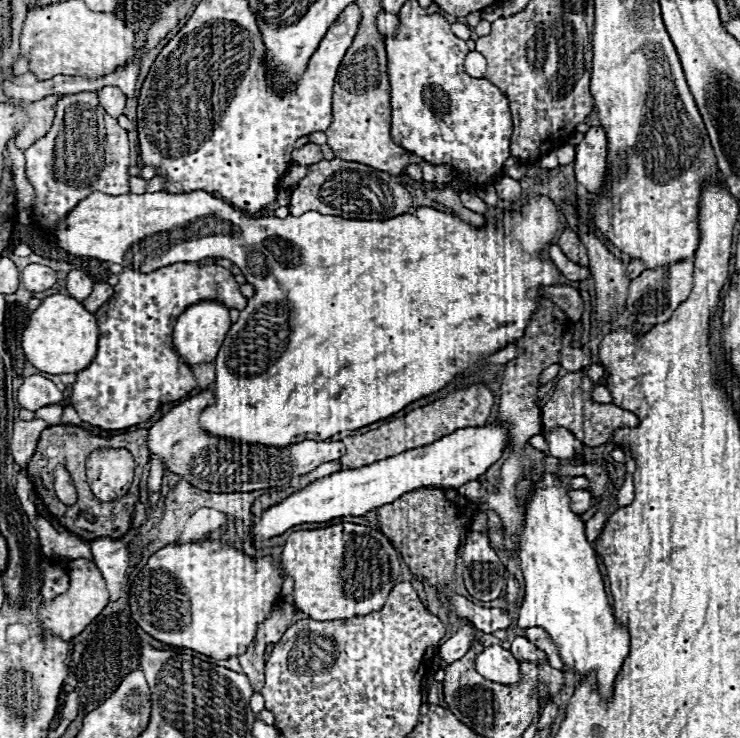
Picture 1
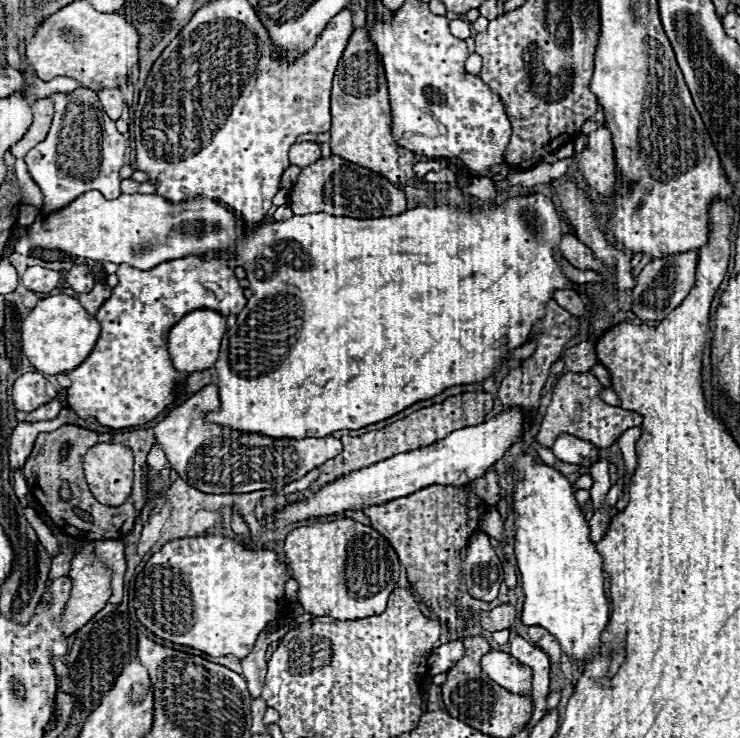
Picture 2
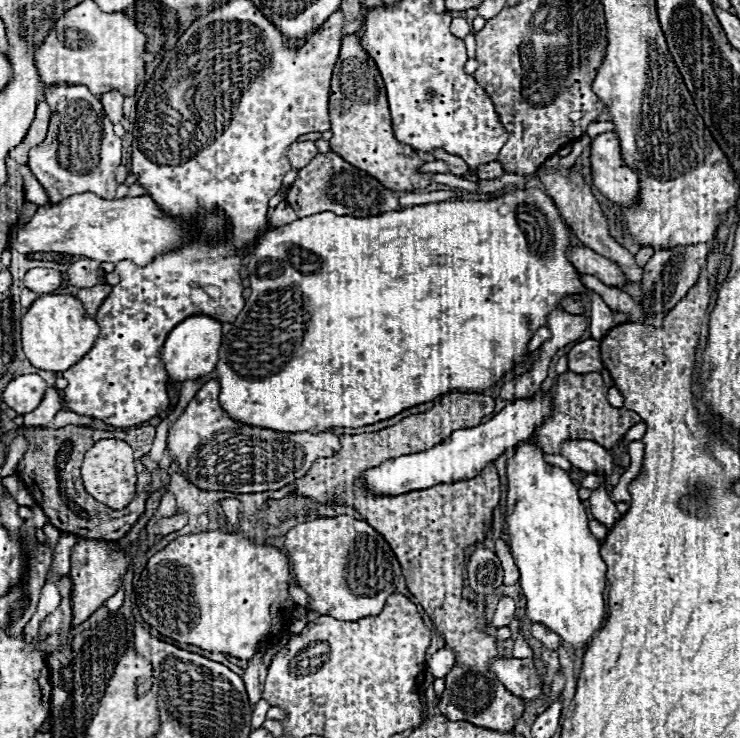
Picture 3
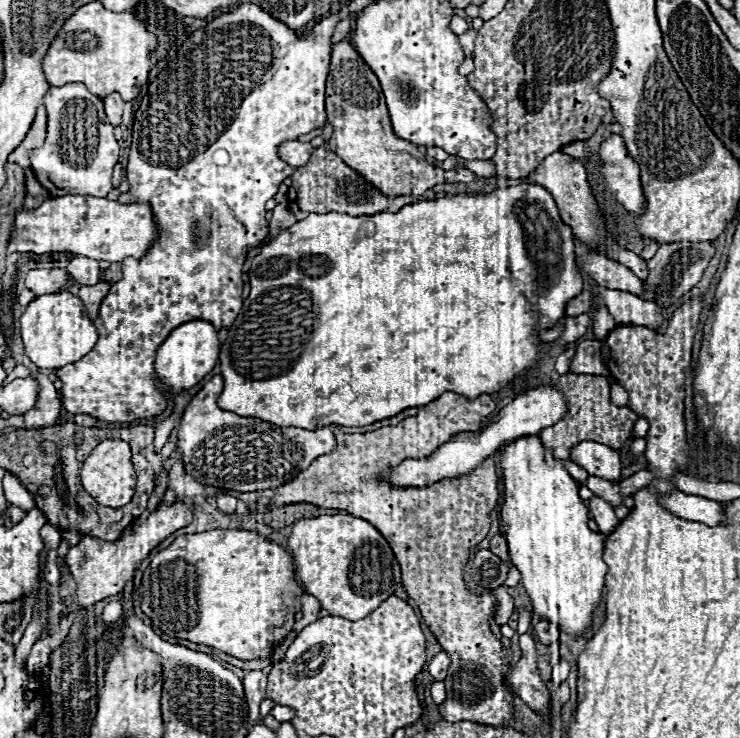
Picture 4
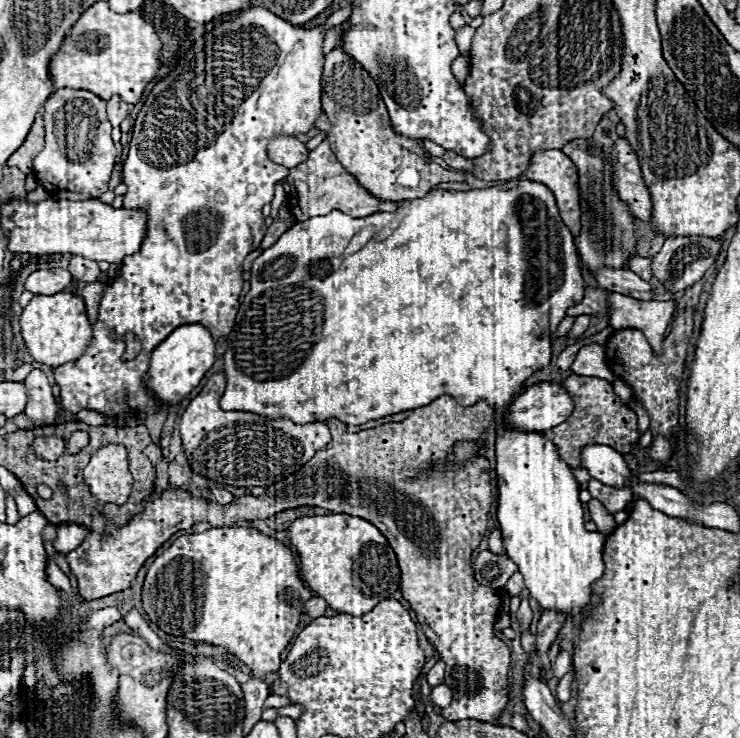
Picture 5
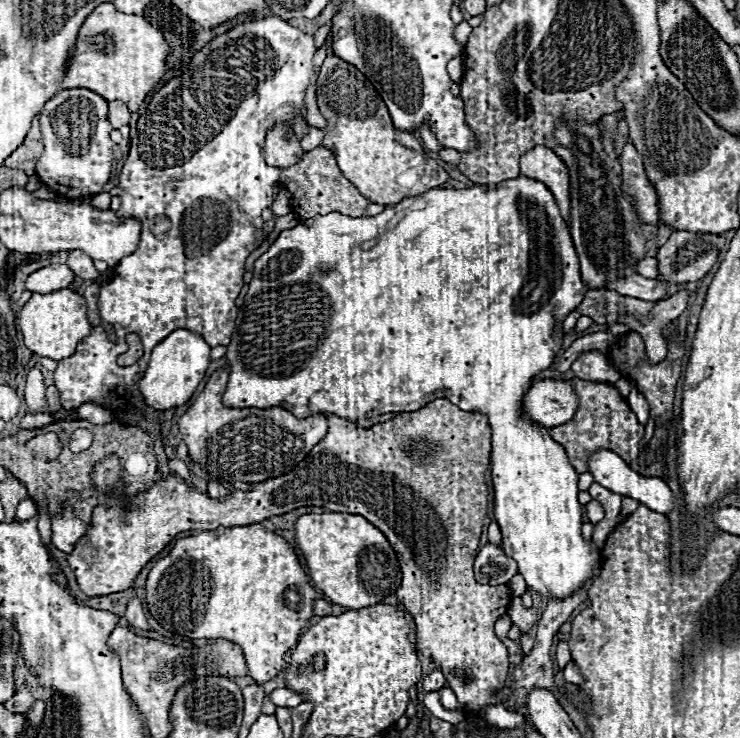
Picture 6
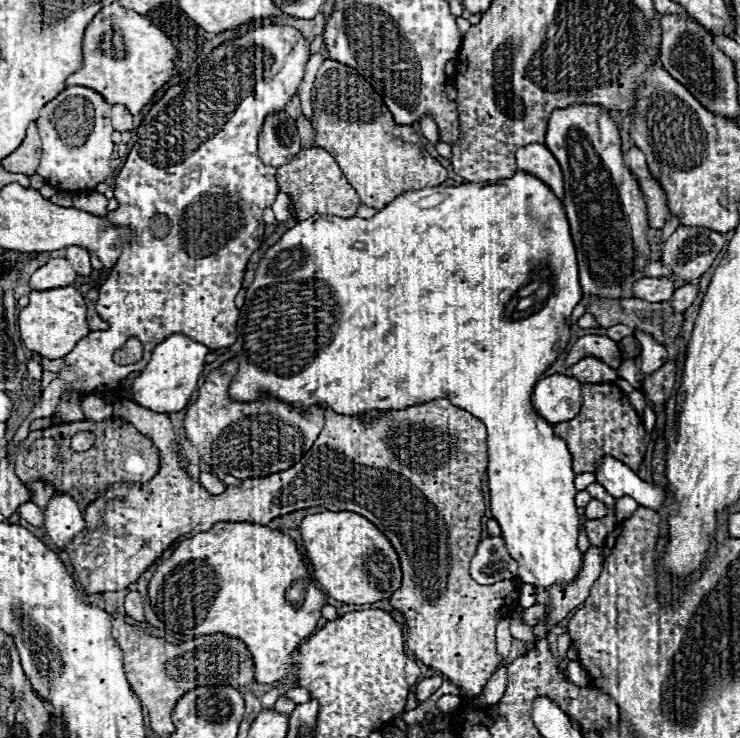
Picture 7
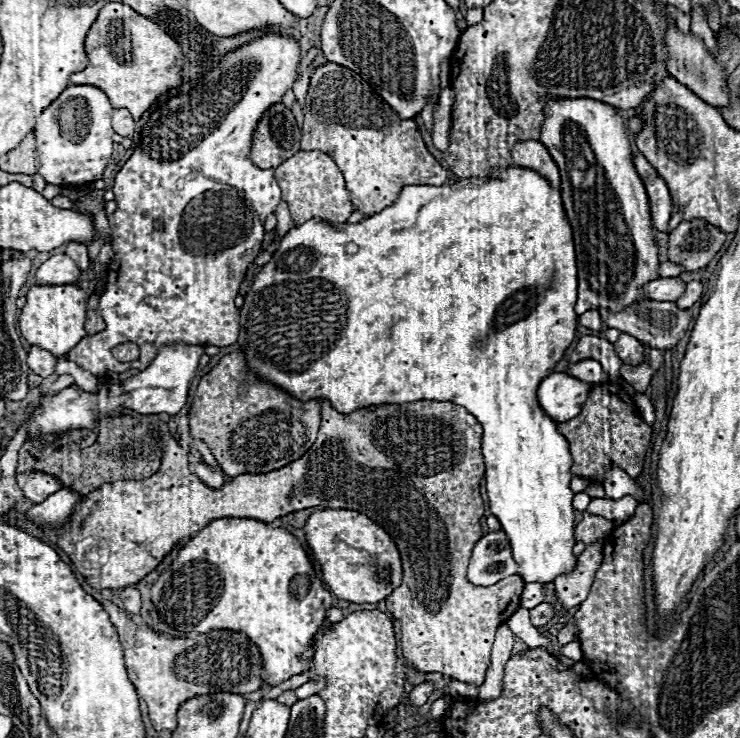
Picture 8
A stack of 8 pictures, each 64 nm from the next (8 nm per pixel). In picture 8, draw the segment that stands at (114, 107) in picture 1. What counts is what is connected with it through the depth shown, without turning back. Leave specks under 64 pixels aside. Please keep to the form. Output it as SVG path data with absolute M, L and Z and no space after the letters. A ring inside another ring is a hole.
M124 108L114 110L112 126L114 126L114 132L116 132L116 134L120 134L120 136L134 136L134 132L136 132L134 118L132 118L132 116L130 116L130 112L128 112L128 110L124 110Z

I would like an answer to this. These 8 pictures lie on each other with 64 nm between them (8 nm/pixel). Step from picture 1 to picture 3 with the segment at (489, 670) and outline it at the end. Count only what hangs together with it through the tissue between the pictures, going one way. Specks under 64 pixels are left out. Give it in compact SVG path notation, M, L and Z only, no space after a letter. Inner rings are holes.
M494 658L488 662L488 668L494 672L498 682L502 682L514 696L520 696L524 700L538 700L542 696L542 686L530 660Z

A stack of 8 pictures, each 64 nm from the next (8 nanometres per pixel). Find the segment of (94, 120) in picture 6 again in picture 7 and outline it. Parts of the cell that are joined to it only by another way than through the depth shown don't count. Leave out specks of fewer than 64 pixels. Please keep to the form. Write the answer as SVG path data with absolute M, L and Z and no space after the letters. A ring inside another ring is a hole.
M70 86L50 100L36 120L42 138L42 158L38 174L60 192L88 192L96 190L110 174L110 154L114 142L110 140L110 104L92 88Z

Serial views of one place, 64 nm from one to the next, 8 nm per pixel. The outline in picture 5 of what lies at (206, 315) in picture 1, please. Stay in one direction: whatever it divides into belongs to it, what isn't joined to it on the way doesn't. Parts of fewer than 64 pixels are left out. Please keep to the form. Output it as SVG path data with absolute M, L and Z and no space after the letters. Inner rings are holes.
M202 324L178 326L152 352L148 388L154 392L154 396L160 402L176 404L184 400L184 396L190 394L200 384L204 374L212 368L214 360L216 360L216 342L212 340L212 334L208 332L208 328L204 328Z

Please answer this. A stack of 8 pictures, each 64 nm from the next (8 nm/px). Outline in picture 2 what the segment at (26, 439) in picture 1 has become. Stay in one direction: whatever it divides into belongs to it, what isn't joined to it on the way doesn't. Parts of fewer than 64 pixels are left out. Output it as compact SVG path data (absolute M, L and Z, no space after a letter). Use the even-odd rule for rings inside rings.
M62 410L60 416L56 420L48 420L44 424L24 424L24 422L18 422L18 426L14 428L12 432L12 438L10 438L10 446L8 446L8 454L10 454L10 468L12 470L18 470L18 468L24 468L24 460L28 460L32 448L34 448L34 442L36 442L36 436L40 432L52 432L64 424L78 424L82 426L84 420L76 420L72 422L70 420L70 410Z

